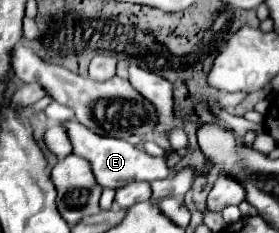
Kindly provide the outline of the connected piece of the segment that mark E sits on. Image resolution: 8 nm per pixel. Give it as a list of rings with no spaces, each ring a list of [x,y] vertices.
[[[64,121],[60,125],[66,129],[66,133],[72,141],[72,147],[74,147],[72,153],[82,159],[88,159],[92,173],[94,173],[98,185],[102,185],[102,187],[118,189],[120,185],[130,183],[130,181],[154,181],[154,179],[168,177],[168,165],[166,165],[166,159],[162,159],[162,157],[152,157],[152,155],[136,149],[134,145],[126,143],[124,139],[100,137],[76,121]]]

